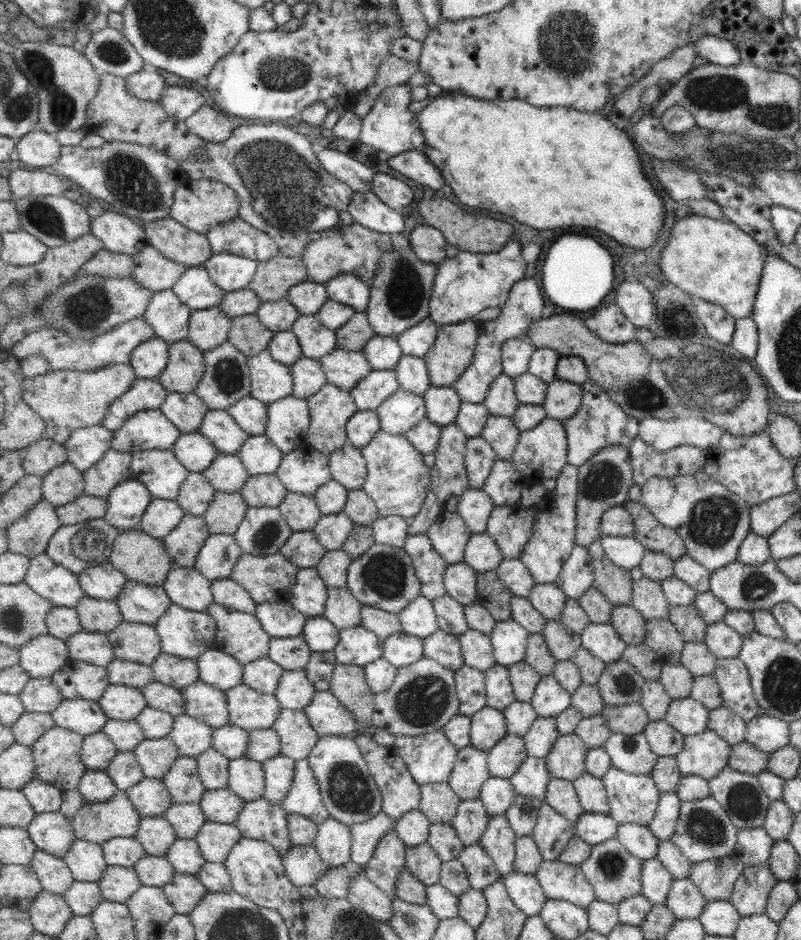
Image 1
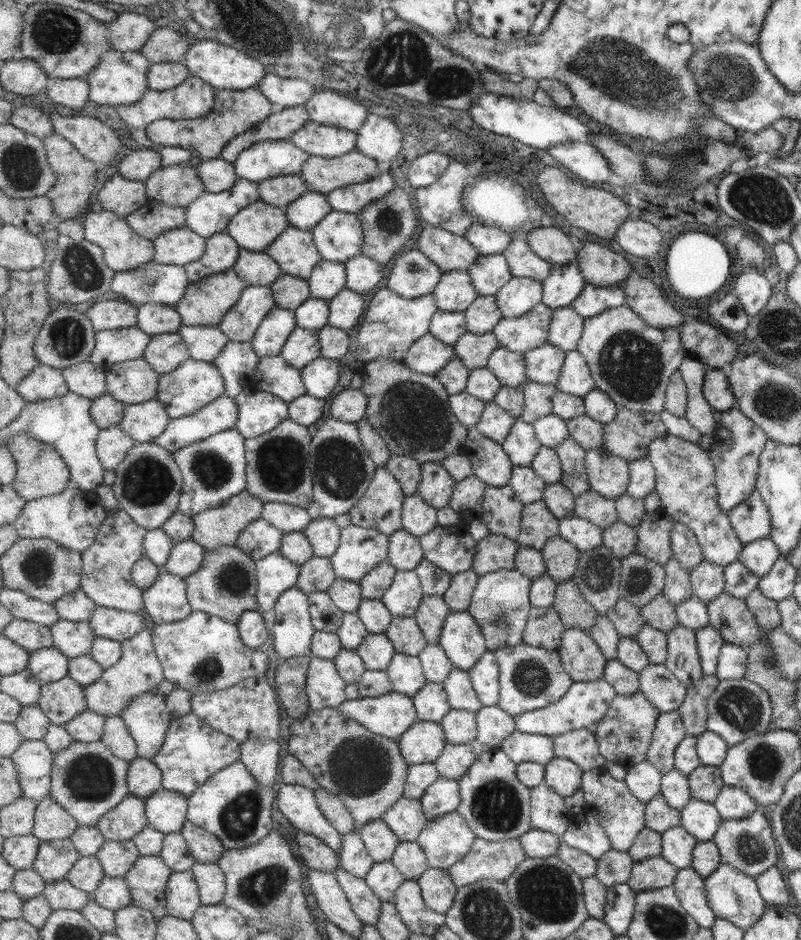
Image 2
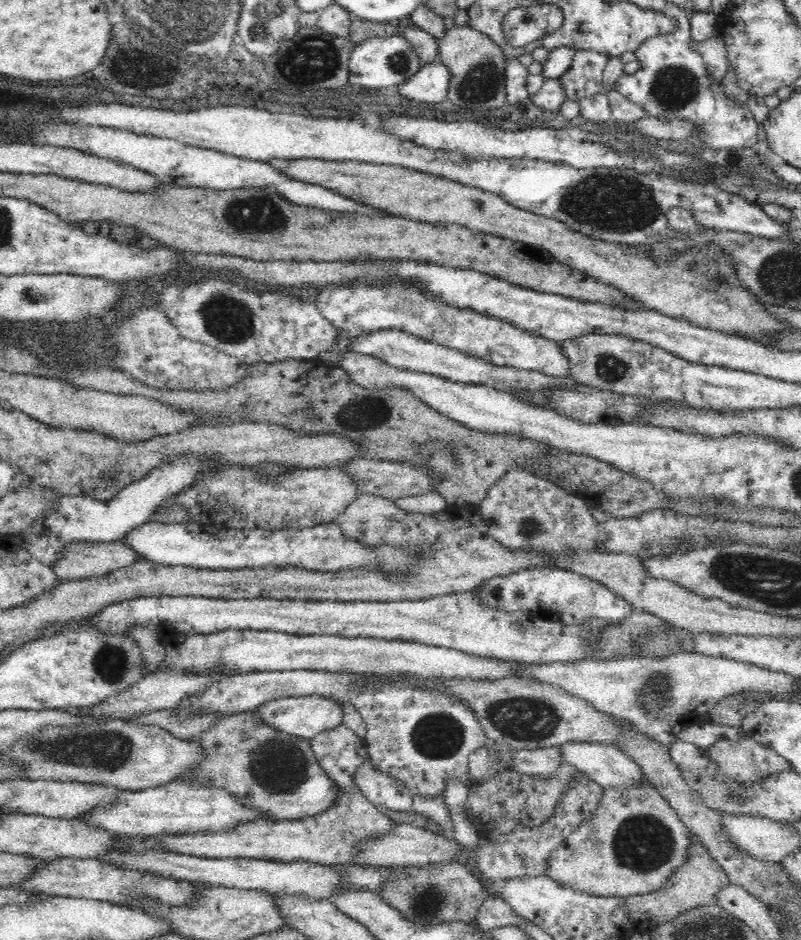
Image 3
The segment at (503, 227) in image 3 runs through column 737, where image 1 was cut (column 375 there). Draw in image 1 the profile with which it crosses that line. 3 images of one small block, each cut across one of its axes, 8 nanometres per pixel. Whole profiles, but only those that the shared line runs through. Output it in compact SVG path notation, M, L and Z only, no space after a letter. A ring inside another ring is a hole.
M412 246L405 249L393 247L381 255L381 268L369 282L372 296L366 312L377 335L397 337L430 316L430 303L438 271L438 264L421 260Z

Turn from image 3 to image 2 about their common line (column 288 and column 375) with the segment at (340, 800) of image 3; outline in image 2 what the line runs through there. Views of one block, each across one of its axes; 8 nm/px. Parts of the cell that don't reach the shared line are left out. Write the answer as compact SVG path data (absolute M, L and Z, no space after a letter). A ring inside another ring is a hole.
M382 819L367 823L359 833L377 863L391 861L402 841Z

